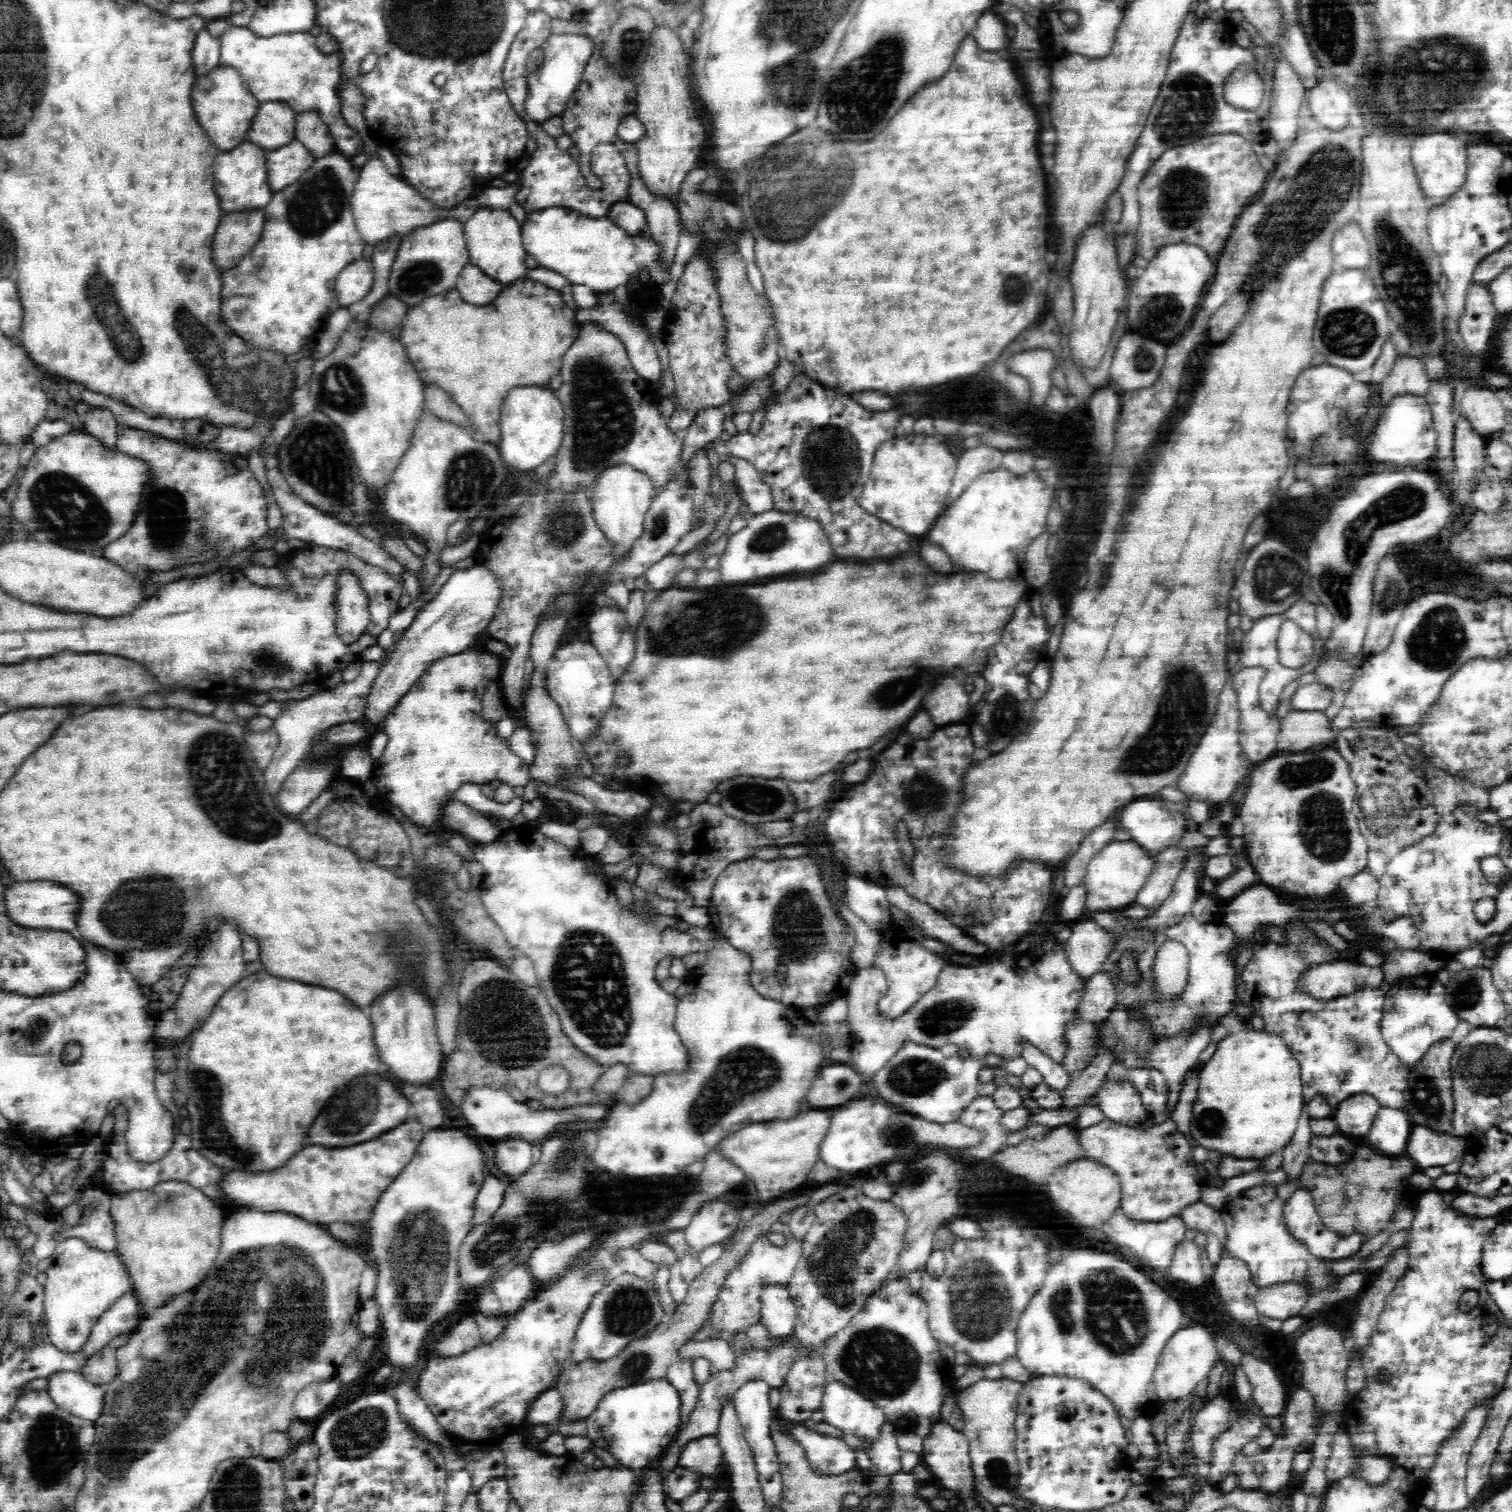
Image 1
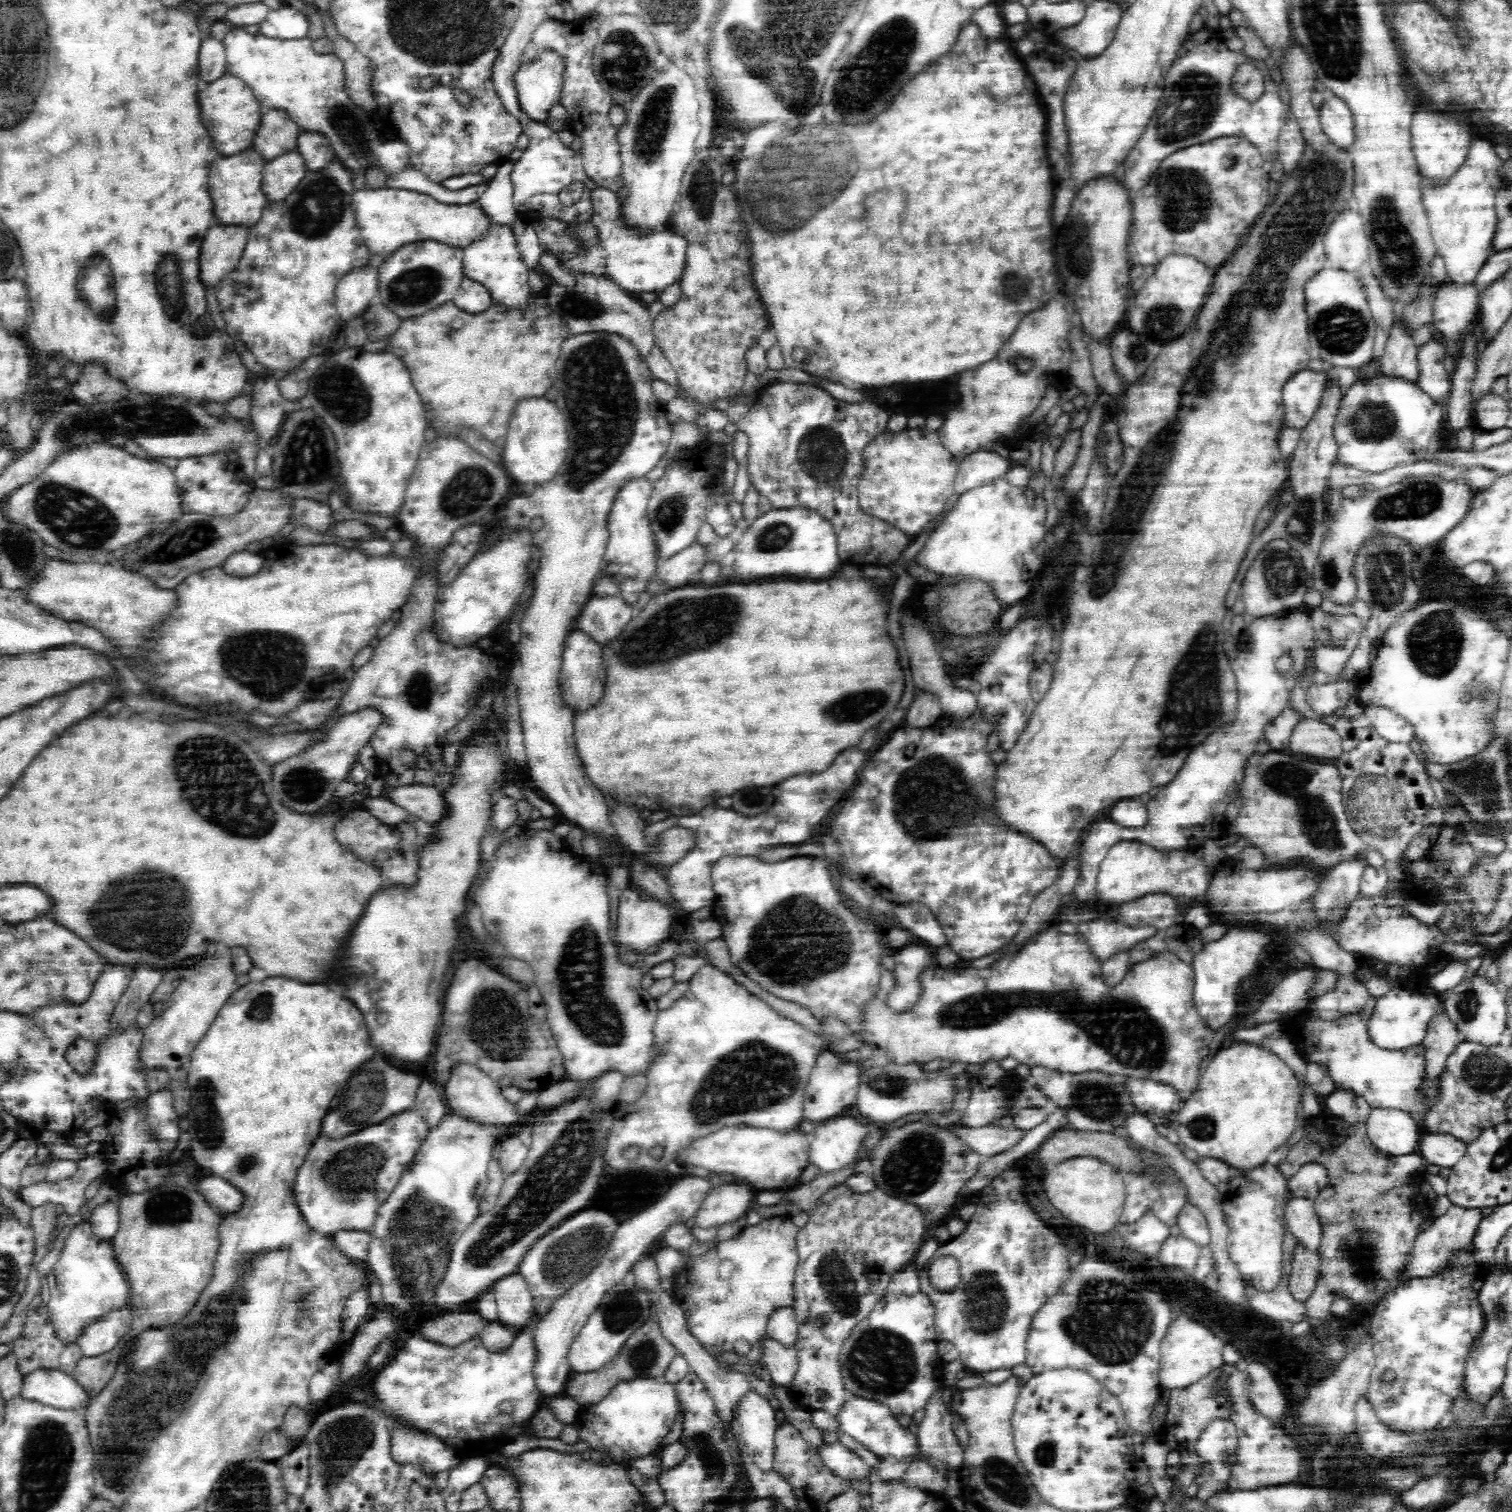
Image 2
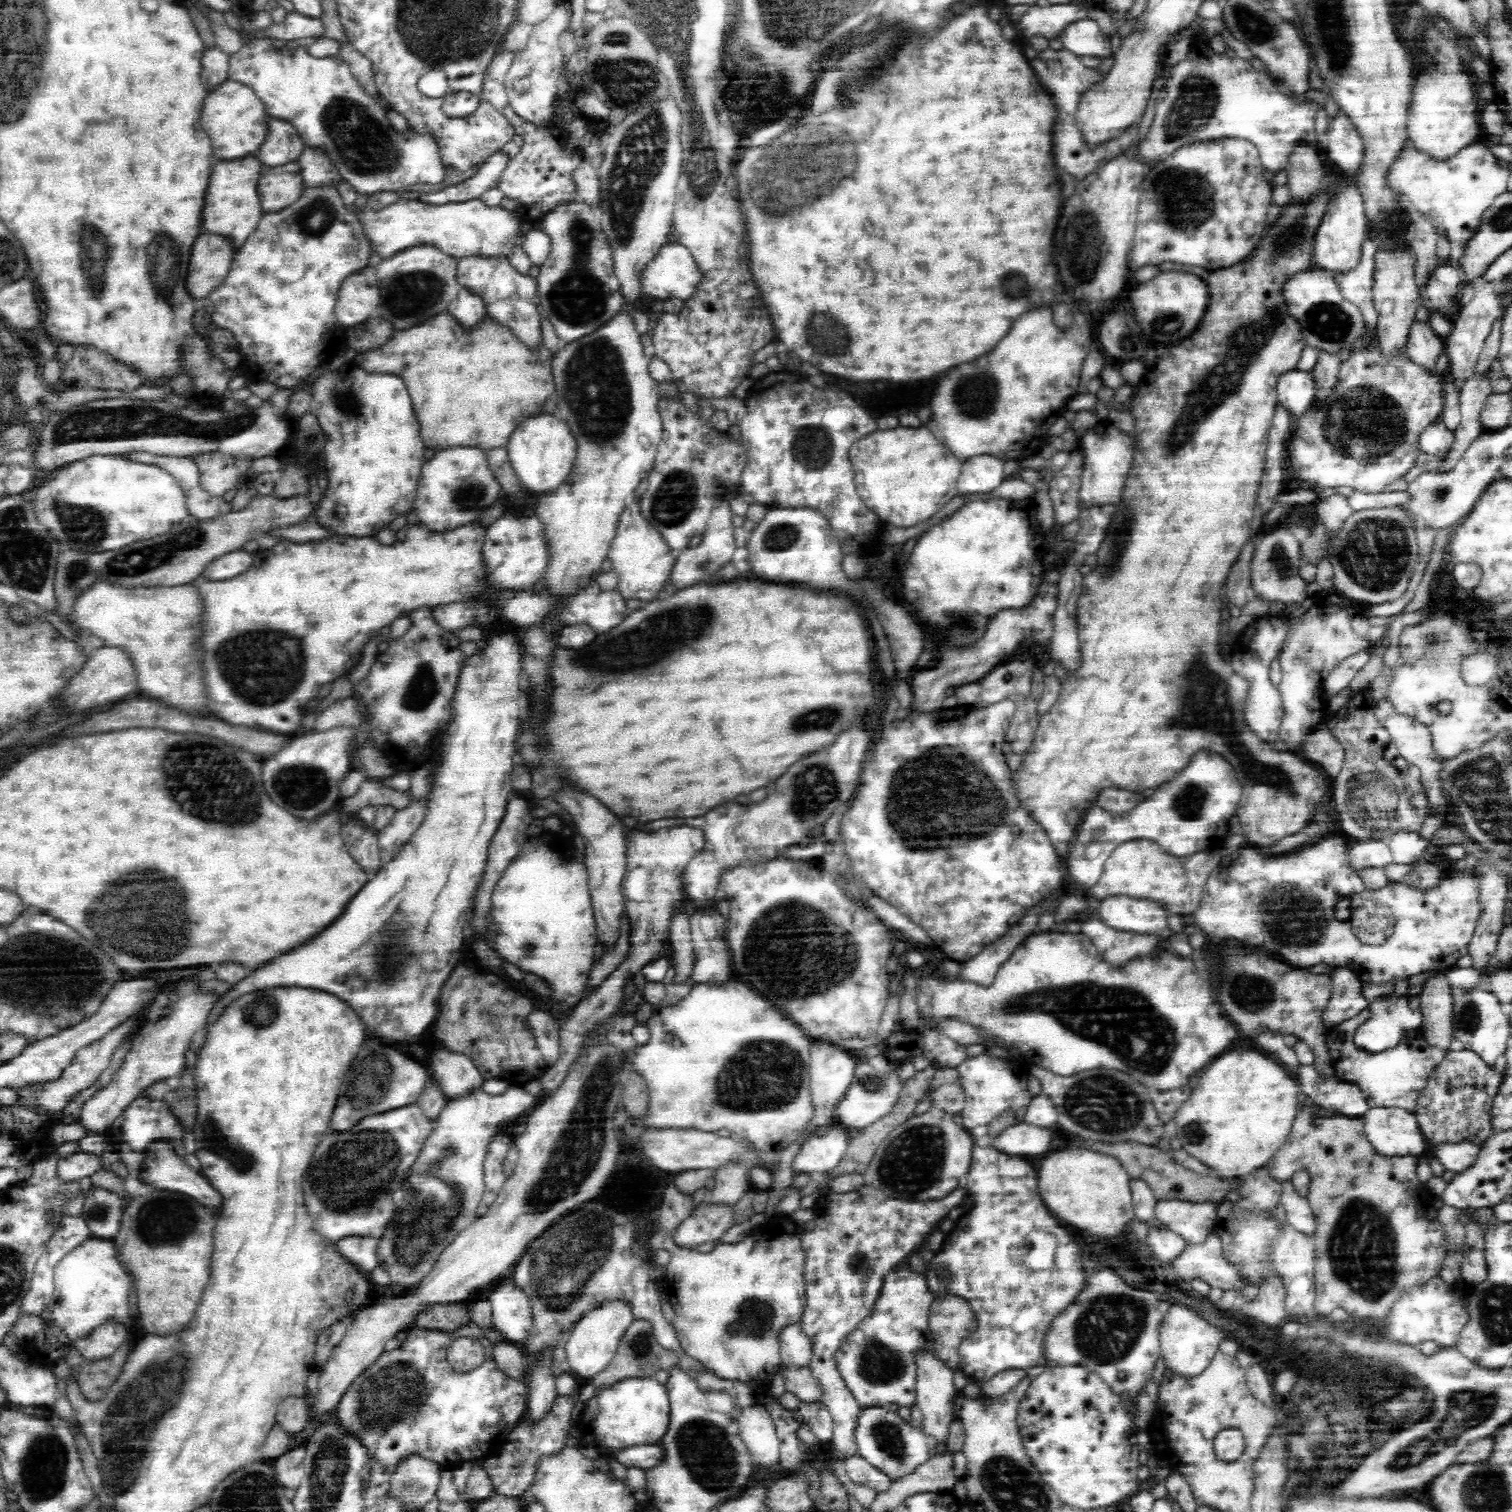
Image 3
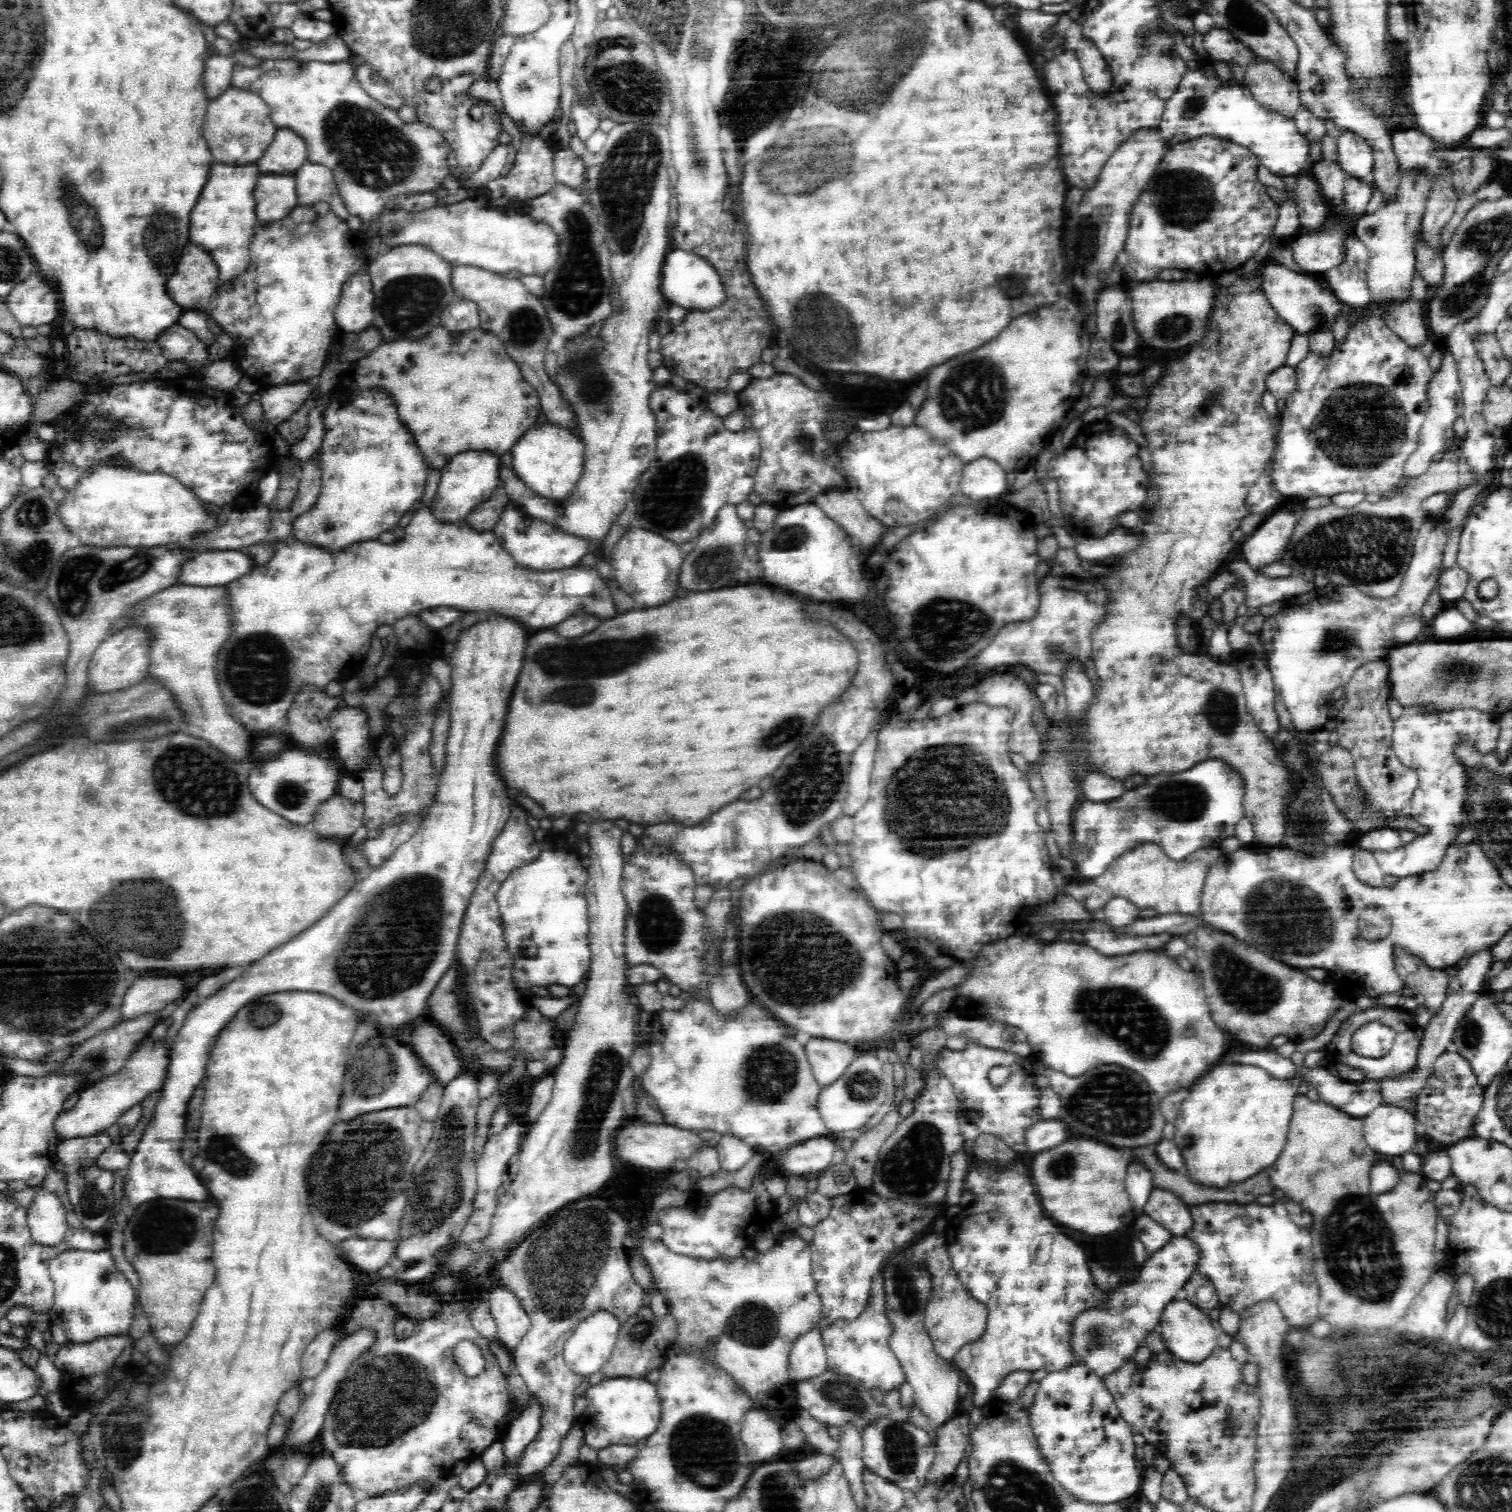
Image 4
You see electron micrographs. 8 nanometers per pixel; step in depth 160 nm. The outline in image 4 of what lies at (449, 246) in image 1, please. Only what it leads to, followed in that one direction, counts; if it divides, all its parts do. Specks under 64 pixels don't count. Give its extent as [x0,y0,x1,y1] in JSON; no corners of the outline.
[370,244,455,343]

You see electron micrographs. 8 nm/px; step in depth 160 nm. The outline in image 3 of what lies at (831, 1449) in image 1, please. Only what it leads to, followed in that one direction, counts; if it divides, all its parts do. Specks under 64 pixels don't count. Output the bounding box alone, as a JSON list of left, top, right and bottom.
[842,1454,893,1492]

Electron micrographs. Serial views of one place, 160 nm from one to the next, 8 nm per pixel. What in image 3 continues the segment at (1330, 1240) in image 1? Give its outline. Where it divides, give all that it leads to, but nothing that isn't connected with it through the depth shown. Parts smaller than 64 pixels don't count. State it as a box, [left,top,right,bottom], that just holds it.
[1280,1181,1317,1236]

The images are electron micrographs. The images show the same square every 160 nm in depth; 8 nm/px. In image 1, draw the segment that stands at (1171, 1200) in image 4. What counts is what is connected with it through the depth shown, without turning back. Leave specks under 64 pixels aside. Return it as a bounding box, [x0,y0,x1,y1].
[1179,1200,1227,1266]

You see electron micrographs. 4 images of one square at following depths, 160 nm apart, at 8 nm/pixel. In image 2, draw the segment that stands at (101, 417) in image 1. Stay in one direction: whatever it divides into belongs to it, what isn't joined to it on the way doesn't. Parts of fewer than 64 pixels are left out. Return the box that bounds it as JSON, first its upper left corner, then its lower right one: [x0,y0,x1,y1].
[68,362,132,405]

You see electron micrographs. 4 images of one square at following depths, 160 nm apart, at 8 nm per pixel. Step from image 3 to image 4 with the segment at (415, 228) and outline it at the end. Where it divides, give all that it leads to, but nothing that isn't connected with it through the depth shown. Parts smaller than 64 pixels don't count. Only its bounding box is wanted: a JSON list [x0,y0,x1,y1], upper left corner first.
[384,197,559,280]

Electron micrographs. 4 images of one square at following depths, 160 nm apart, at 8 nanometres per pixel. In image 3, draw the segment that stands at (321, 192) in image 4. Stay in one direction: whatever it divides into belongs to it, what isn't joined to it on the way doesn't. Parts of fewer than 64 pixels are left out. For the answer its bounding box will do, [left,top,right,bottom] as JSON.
[297,147,342,187]

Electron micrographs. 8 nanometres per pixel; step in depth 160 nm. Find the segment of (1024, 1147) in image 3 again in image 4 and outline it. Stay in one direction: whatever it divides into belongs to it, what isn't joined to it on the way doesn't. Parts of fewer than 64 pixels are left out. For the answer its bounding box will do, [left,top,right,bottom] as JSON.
[1025,1119,1068,1152]

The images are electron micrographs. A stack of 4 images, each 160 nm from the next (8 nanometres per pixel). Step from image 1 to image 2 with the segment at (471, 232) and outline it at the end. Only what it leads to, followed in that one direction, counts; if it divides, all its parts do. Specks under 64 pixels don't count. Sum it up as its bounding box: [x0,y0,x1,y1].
[462,223,532,312]

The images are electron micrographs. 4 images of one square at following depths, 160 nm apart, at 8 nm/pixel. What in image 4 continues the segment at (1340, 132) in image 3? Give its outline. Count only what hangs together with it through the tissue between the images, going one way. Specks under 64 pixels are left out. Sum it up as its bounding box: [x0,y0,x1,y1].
[1336,129,1374,184]

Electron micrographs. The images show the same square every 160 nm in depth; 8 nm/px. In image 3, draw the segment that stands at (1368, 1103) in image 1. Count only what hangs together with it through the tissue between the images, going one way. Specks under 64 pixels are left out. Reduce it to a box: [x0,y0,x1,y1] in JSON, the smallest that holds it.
[1278,1061,1370,1117]

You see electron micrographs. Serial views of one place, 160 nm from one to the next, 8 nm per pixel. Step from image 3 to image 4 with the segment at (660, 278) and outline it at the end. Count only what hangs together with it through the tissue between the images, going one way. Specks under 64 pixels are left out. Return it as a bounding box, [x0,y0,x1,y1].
[661,250,726,312]

